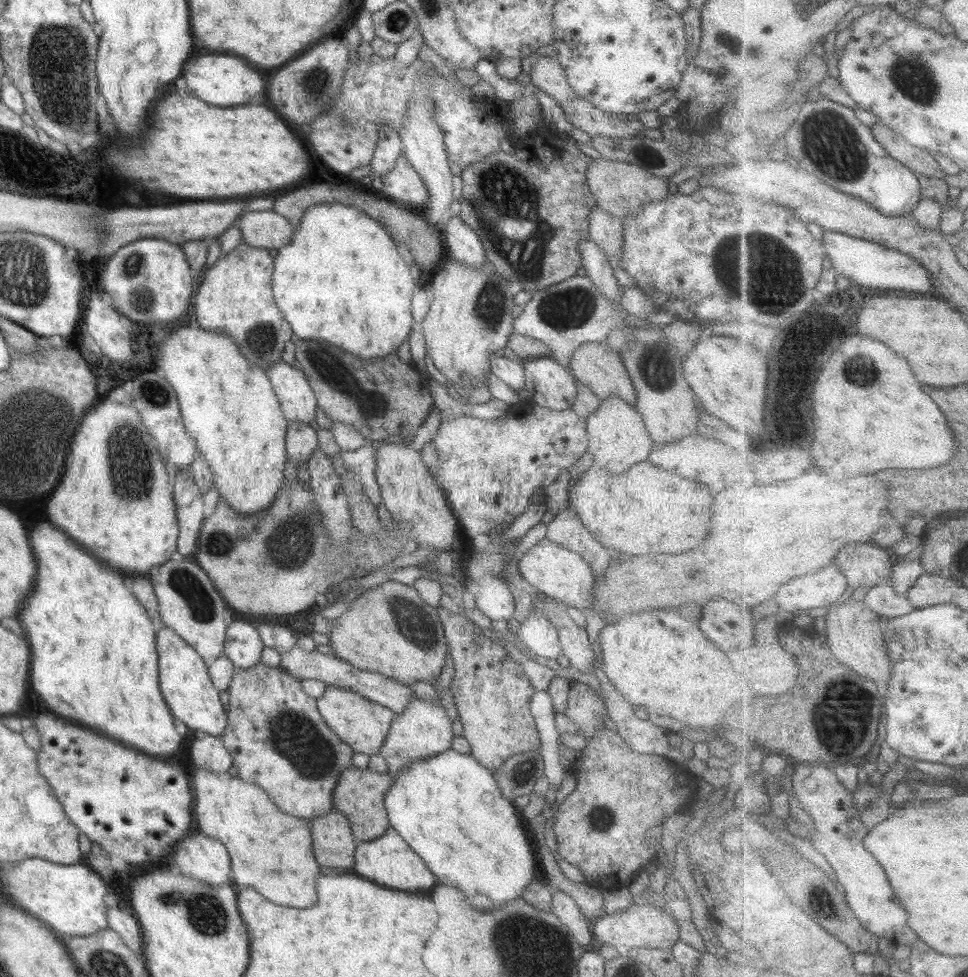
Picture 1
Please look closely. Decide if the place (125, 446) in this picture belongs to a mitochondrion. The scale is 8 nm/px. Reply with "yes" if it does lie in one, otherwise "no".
yes

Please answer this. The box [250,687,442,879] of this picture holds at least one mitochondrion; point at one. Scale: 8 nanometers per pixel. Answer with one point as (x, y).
(293, 734)

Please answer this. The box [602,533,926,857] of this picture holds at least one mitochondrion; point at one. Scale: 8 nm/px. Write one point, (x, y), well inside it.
(840, 721)

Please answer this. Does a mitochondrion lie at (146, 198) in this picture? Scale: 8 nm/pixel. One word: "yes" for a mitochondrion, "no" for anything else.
no

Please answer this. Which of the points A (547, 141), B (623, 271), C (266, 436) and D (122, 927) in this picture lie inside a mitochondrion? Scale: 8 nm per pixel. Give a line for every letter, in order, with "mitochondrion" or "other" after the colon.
A: other
B: other
C: other
D: other

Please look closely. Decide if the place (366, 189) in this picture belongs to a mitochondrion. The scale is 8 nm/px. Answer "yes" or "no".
no

